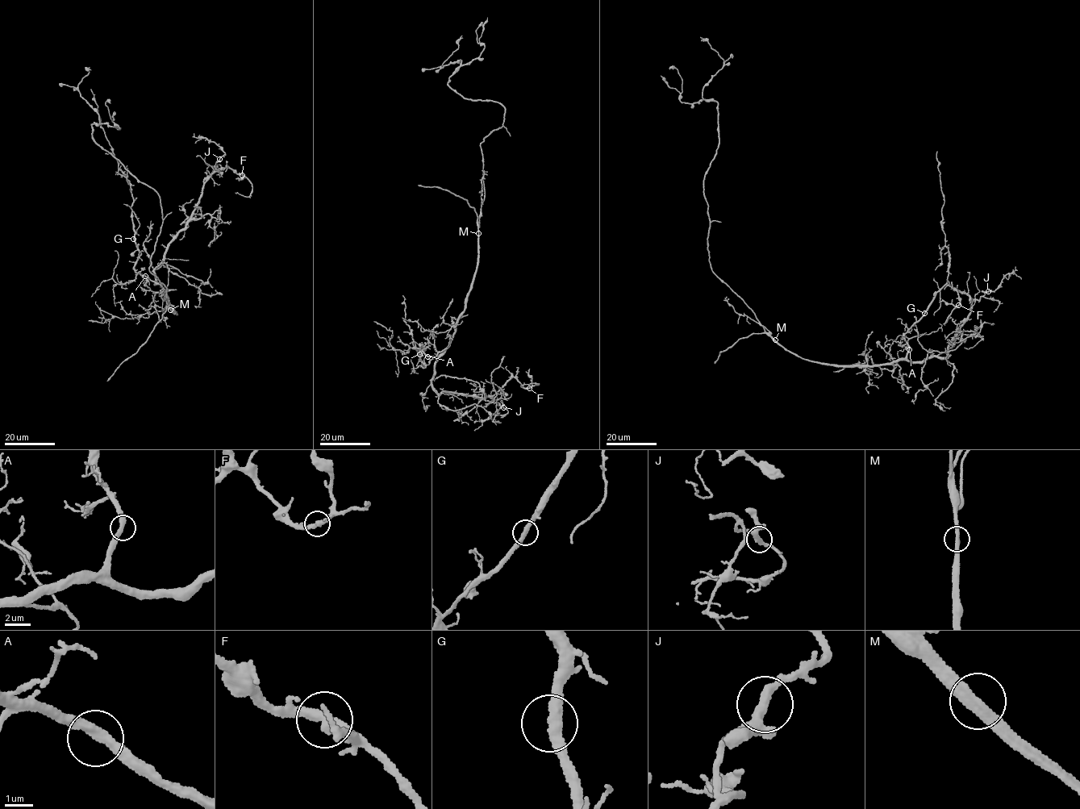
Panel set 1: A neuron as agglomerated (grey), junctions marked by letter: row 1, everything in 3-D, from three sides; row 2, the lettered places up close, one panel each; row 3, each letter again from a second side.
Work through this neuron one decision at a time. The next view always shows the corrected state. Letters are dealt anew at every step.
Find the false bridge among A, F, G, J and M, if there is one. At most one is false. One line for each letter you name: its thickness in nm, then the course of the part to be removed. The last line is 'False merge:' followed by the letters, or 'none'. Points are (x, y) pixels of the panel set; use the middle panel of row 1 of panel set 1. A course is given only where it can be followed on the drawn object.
False merge: none

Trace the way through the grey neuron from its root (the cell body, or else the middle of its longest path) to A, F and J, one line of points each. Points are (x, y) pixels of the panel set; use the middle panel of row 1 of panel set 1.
A: (478, 227), (477, 268), (466, 307), (456, 323), (450, 346), (437, 356), (427, 356)
F: (478, 227), (477, 268), (466, 307), (435, 363), (431, 388), (439, 394), (485, 398), (512, 377), (529, 388)
J: (478, 227), (477, 268), (466, 307), (435, 363), (431, 388), (439, 394), (487, 396), (503, 407)

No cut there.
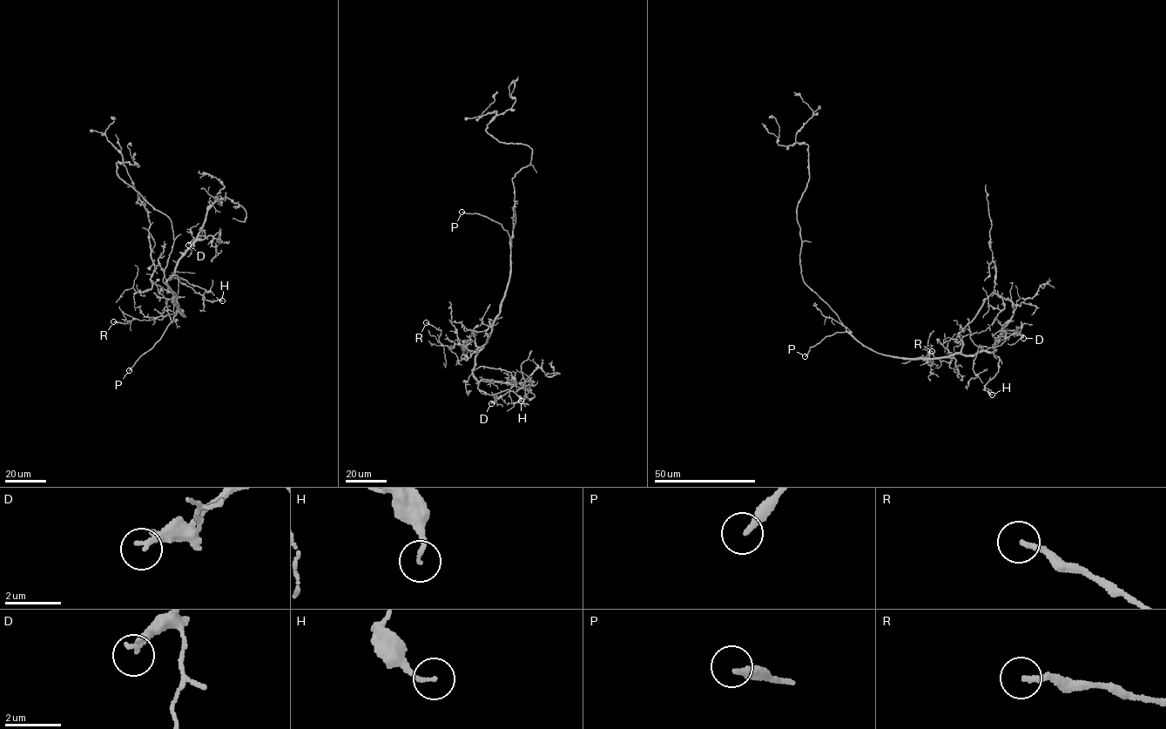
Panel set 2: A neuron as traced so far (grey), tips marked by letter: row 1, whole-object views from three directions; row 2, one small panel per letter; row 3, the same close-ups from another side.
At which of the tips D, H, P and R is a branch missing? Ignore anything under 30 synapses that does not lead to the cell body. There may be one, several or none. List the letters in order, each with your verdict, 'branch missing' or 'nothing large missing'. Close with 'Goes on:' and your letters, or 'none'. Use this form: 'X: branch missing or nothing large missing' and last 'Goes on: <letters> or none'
D: nothing large missing
H: nothing large missing
P: branch missing
R: nothing large missing
Goes on: P

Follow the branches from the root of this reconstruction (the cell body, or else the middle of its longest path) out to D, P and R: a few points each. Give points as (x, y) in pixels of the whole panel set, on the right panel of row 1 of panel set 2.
D: (850, 333), (877, 353), (911, 359), (992, 351), (1003, 329), (1015, 331), (1023, 338)
P: (850, 333), (836, 333), (827, 336), (811, 347), (805, 356)
R: (850, 333), (884, 354), (953, 357), (958, 377), (950, 363), (935, 358), (932, 351)

